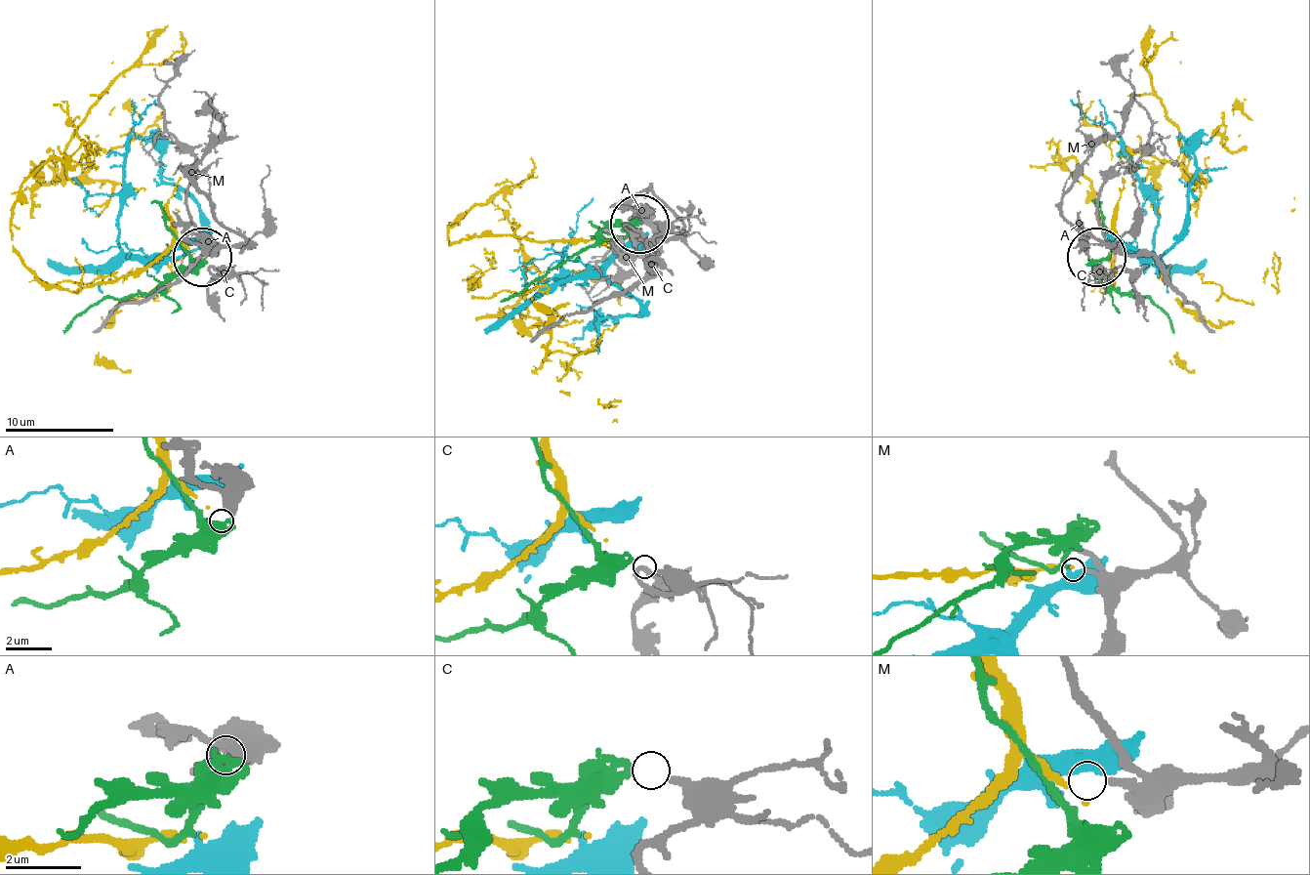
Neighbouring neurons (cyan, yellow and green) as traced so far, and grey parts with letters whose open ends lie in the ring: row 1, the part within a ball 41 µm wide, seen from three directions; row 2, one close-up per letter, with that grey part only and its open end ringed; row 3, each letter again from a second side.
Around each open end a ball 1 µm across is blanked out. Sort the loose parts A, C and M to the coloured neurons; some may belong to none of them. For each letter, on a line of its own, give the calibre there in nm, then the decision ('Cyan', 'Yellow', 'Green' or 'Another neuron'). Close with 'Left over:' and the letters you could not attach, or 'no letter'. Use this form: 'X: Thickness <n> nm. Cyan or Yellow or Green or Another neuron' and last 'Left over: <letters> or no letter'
A: Thickness 320 nm. Green
C: Thickness 280 nm. Another neuron
M: Thickness 180 nm. Another neuron
Left over: C, M

